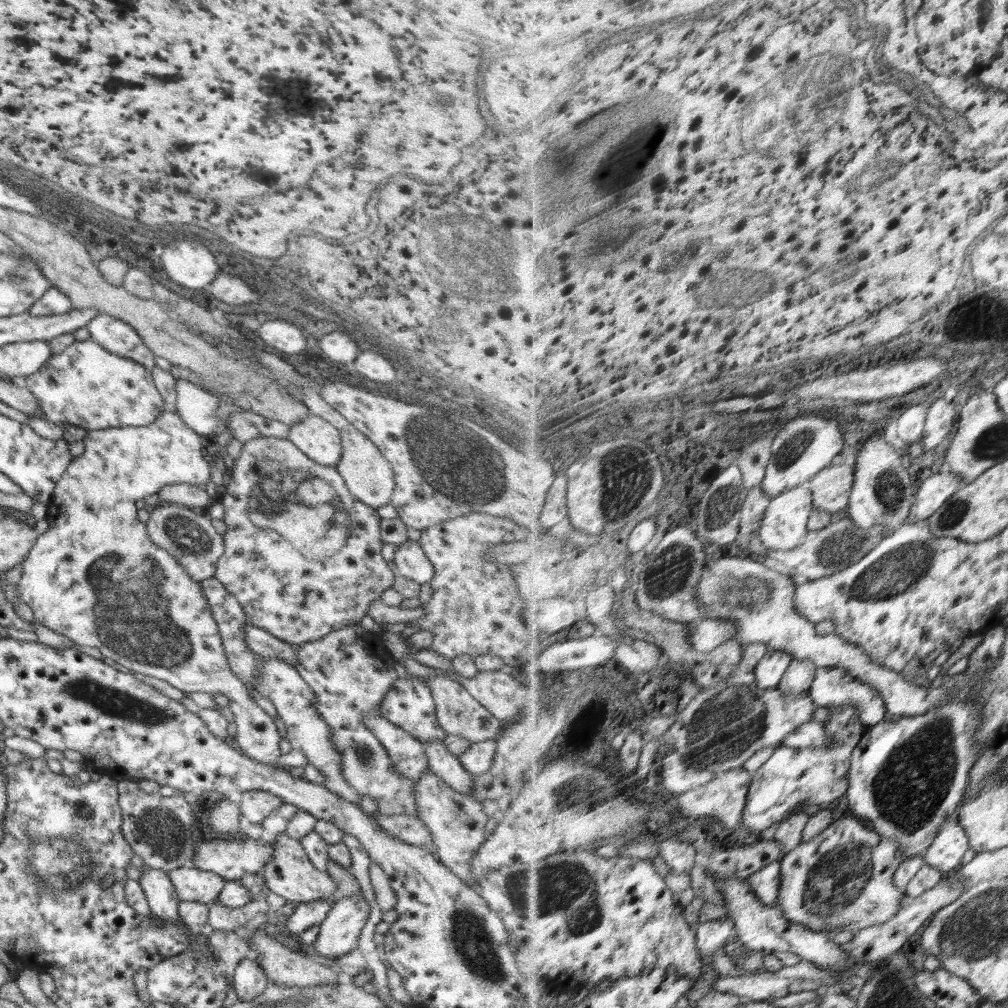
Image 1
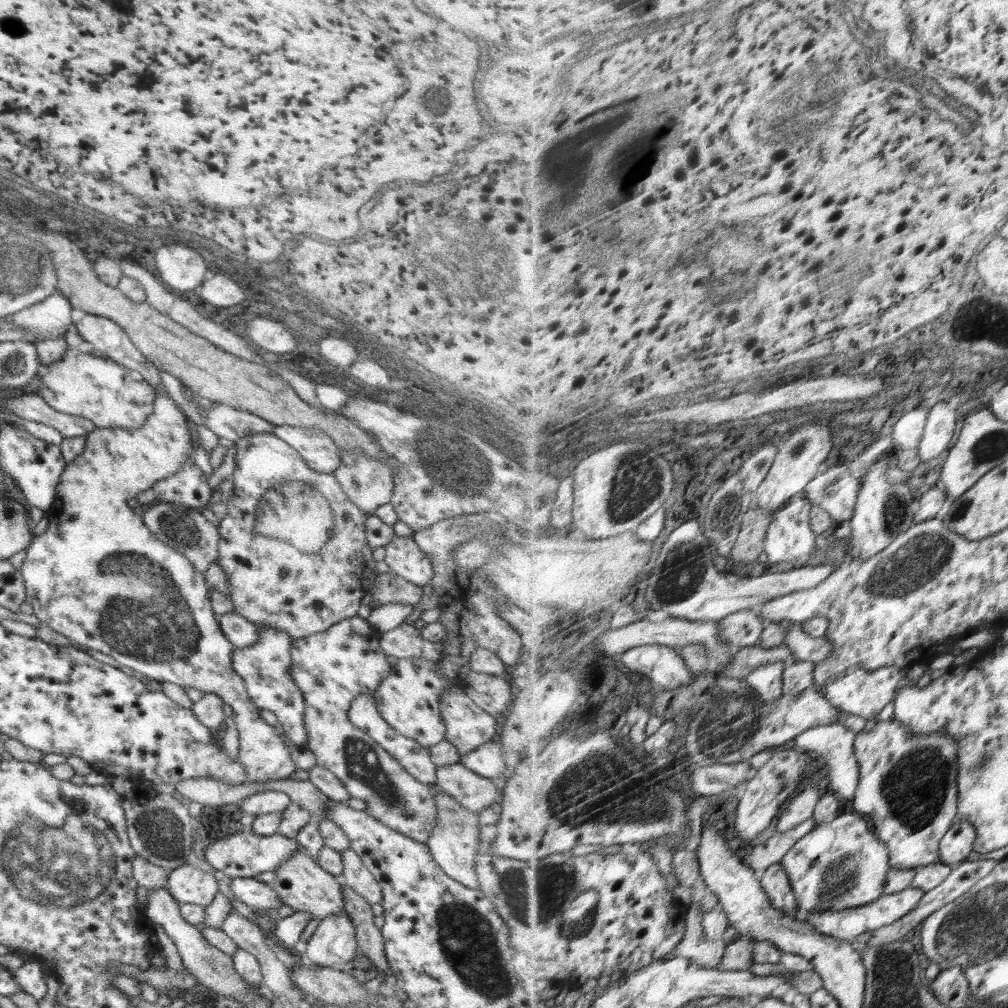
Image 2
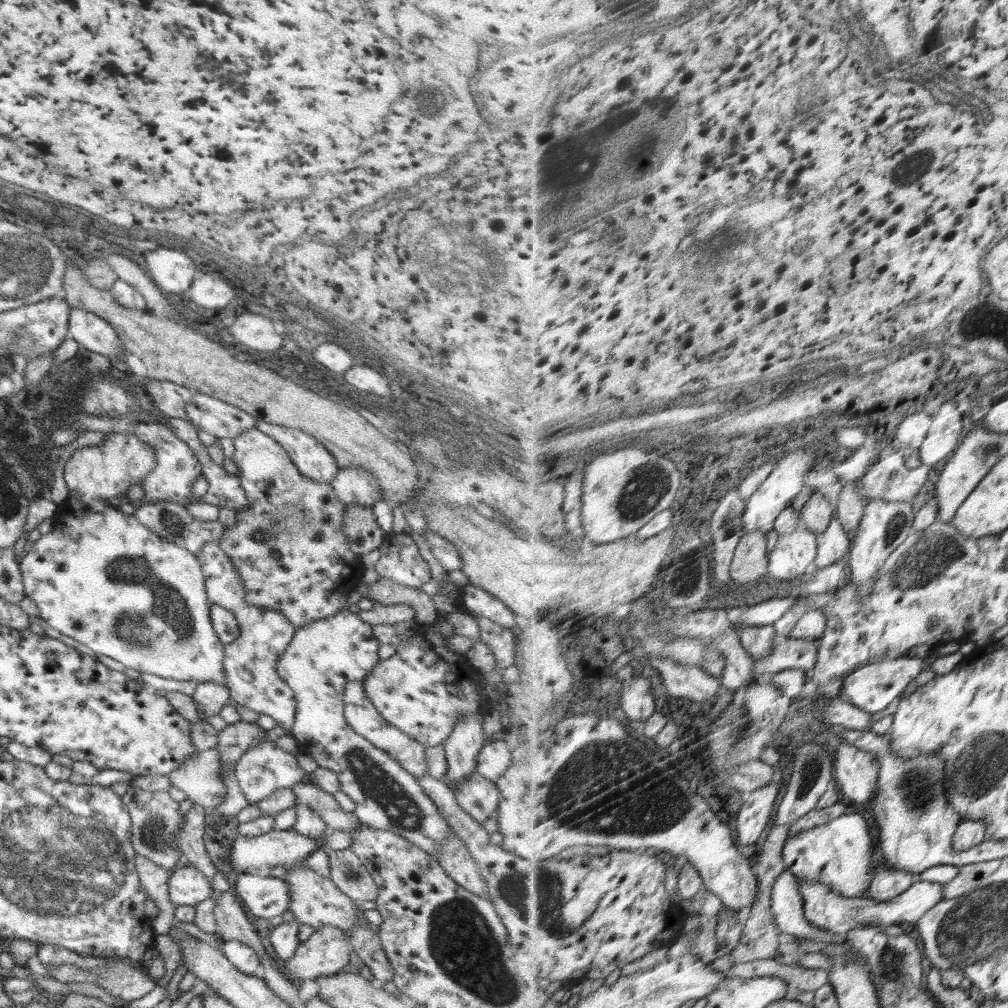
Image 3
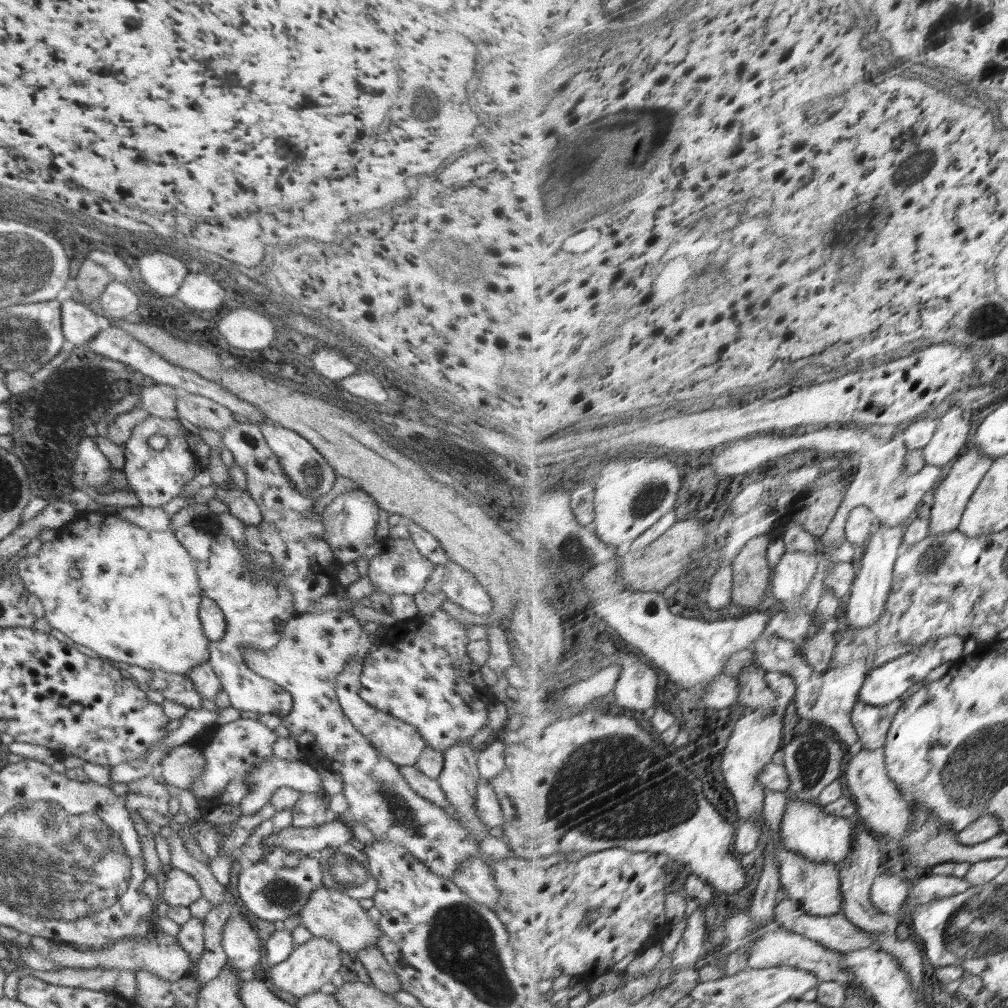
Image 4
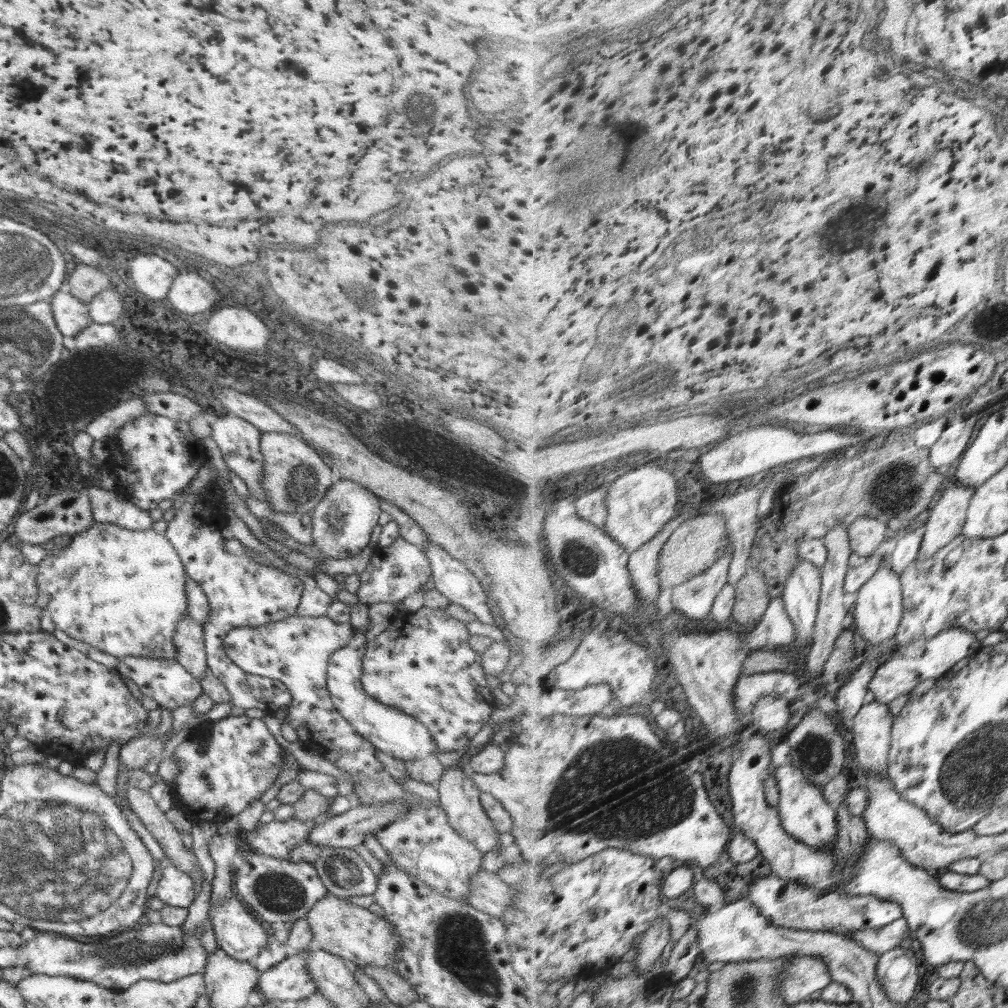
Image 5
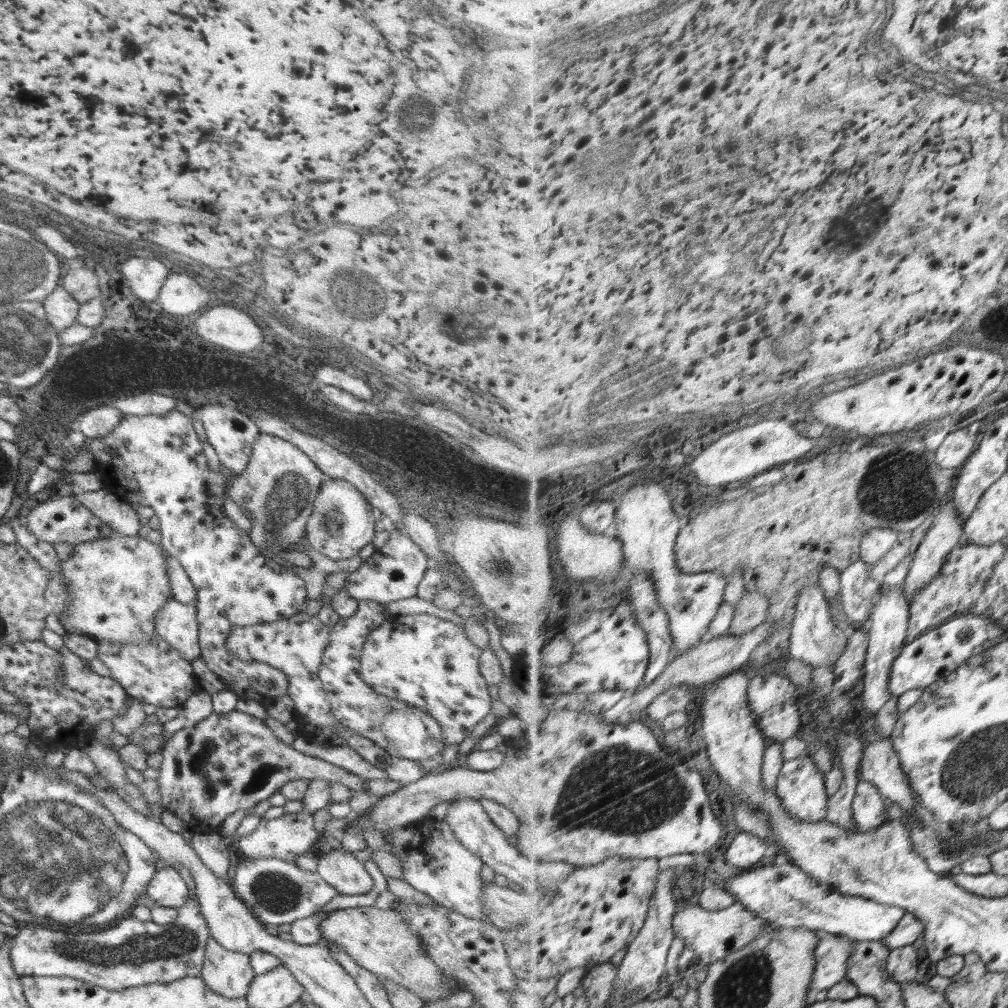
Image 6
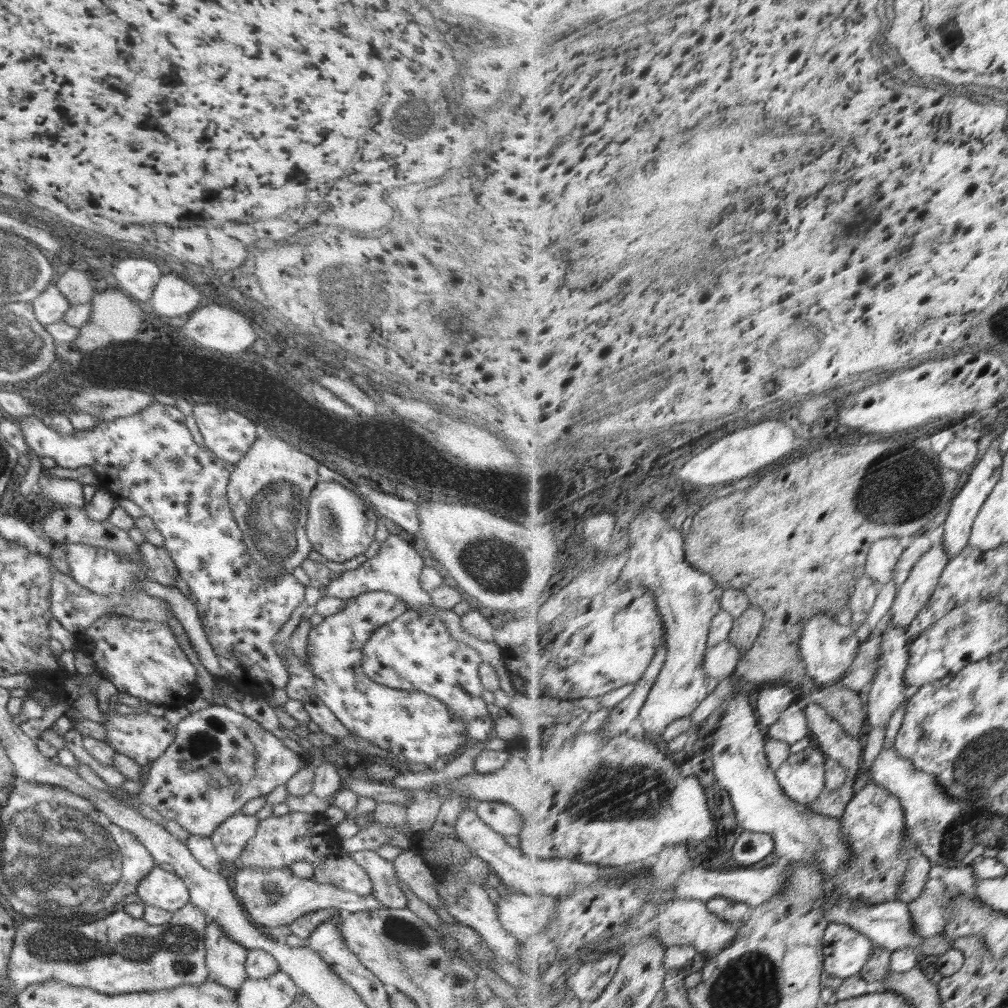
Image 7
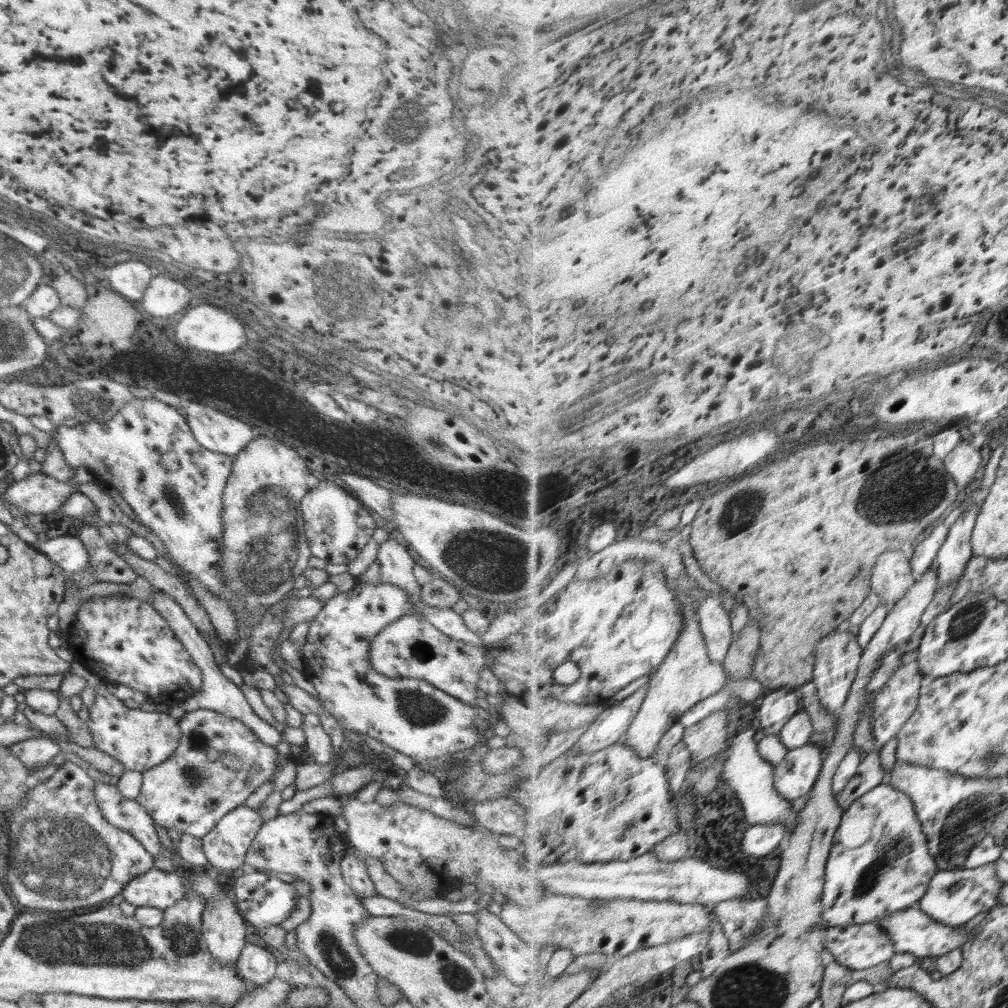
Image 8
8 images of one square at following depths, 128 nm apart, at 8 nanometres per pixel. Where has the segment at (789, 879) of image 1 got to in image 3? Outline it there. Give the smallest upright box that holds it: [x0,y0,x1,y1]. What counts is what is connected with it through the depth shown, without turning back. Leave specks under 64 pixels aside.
[784,814,883,897]

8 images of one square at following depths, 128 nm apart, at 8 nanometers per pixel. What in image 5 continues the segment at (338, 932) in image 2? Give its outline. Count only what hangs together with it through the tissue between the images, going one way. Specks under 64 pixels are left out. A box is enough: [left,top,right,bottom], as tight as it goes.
[258,951,318,1006]

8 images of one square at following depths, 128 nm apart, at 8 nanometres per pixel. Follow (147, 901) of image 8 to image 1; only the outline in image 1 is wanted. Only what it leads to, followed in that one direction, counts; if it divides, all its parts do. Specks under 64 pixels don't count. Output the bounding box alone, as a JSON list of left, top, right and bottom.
[167,868,226,905]

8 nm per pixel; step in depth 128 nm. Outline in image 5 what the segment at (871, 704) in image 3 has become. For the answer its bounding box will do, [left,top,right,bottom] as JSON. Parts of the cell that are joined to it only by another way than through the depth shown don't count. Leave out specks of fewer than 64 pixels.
[870,628,982,705]

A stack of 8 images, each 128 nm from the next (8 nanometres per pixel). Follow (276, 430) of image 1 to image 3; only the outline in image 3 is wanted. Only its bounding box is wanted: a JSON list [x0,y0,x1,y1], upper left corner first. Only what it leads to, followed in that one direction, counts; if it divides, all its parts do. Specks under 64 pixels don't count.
[184,393,256,439]

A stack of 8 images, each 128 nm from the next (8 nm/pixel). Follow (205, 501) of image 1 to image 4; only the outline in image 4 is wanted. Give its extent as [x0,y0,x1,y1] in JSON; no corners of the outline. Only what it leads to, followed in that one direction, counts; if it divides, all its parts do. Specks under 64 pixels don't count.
[126,415,200,507]

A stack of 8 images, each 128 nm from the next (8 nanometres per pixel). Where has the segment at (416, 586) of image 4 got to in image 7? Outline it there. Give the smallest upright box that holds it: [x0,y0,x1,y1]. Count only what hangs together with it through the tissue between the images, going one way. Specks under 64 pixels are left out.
[326,533,522,706]

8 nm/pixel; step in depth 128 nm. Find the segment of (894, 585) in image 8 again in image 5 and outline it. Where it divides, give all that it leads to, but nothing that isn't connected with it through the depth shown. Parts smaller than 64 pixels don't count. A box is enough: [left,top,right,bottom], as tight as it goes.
[848,516,889,558]

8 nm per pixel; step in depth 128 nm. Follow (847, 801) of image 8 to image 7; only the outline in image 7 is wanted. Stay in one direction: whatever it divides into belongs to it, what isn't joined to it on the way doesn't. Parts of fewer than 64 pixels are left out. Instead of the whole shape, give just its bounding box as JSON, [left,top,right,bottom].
[856,727,887,795]

